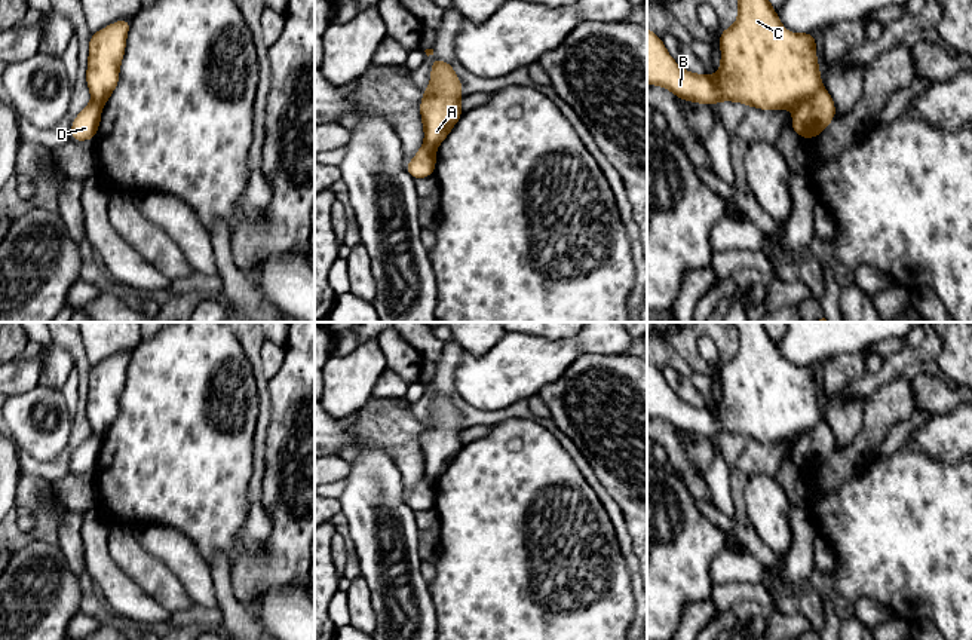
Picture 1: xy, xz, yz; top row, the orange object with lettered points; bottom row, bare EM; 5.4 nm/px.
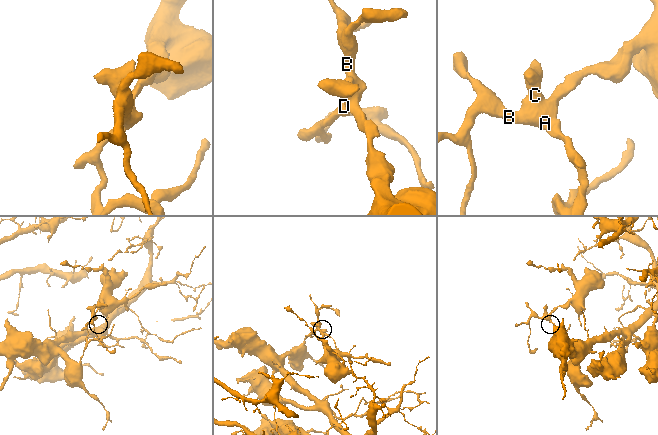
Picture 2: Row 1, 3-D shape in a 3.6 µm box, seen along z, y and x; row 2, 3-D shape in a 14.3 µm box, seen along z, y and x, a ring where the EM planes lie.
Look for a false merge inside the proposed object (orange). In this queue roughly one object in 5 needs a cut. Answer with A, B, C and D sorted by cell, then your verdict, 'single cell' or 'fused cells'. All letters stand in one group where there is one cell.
A B C / D; fused cells

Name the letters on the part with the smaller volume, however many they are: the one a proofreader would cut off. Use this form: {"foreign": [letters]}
{"foreign": ["A", "B", "C"]}

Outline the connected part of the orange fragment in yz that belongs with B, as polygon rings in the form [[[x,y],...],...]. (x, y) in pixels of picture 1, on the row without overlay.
[[[735,322],[733,327],[739,334],[739,349],[729,362],[720,365],[721,396],[717,408],[693,407],[681,401],[662,371],[647,361],[647,417],[663,419],[686,435],[712,438],[736,434],[764,444],[788,441],[795,445],[824,422],[813,367],[787,364],[764,322]]]

